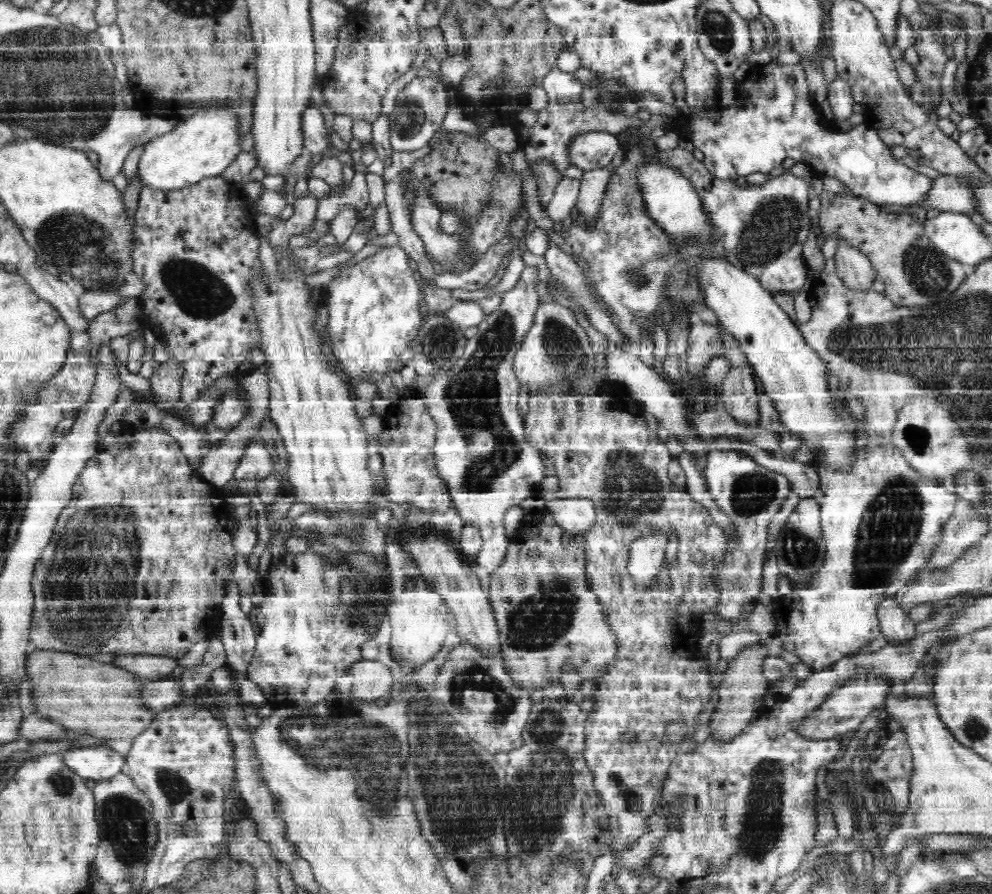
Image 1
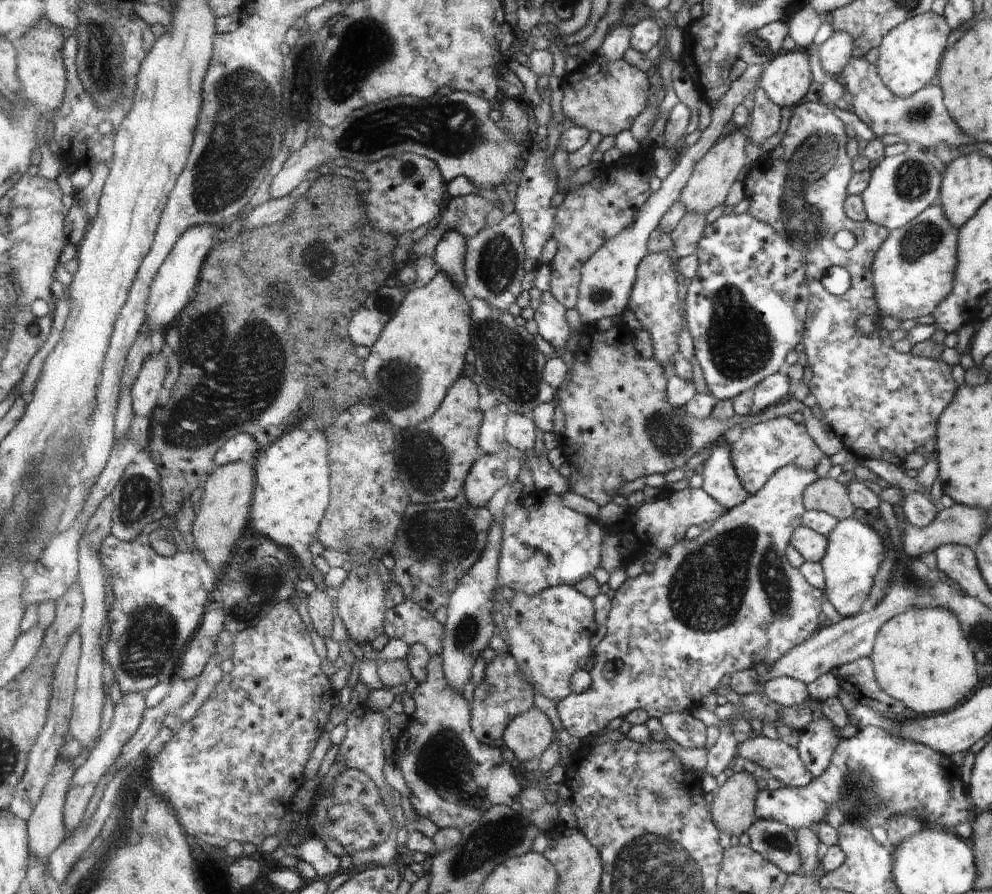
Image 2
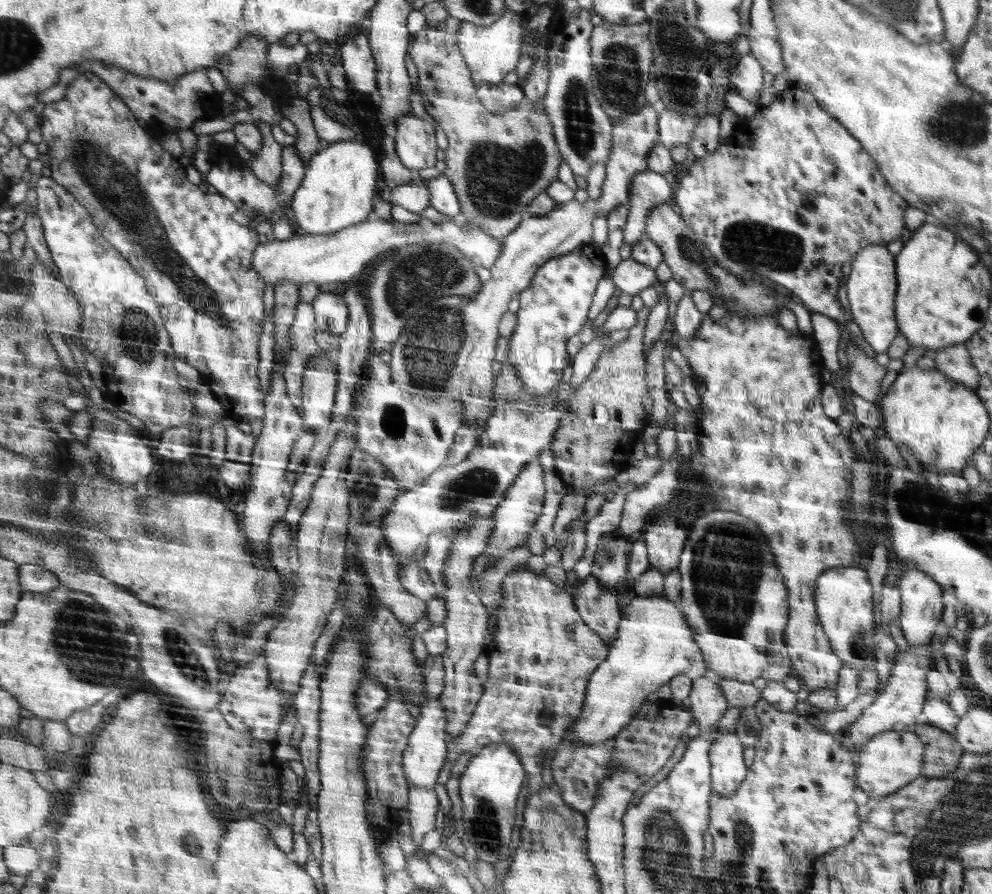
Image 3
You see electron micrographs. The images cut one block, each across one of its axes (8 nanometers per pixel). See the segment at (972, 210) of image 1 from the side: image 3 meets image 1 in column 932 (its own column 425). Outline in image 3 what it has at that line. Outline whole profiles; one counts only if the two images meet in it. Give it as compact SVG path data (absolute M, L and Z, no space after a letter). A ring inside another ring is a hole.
M415 178L411 184L399 186L391 190L391 198L387 200L389 206L401 206L411 214L421 214L423 210L431 208L431 190L429 184L421 178Z

